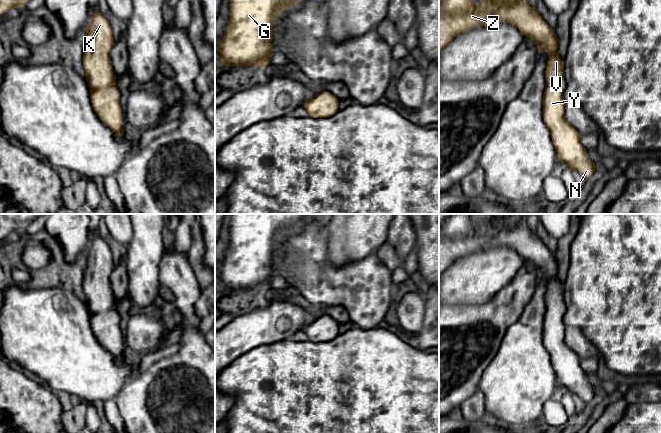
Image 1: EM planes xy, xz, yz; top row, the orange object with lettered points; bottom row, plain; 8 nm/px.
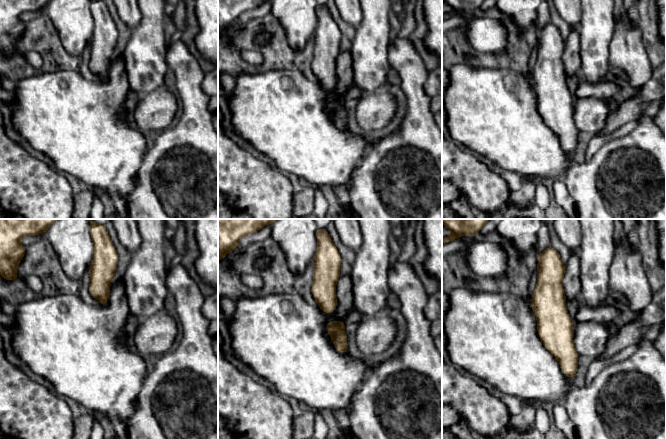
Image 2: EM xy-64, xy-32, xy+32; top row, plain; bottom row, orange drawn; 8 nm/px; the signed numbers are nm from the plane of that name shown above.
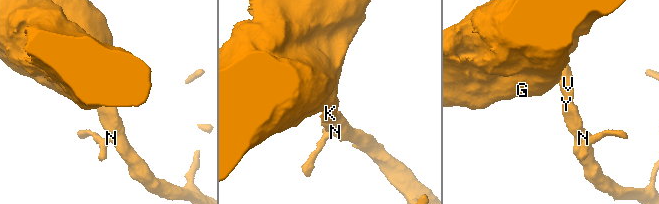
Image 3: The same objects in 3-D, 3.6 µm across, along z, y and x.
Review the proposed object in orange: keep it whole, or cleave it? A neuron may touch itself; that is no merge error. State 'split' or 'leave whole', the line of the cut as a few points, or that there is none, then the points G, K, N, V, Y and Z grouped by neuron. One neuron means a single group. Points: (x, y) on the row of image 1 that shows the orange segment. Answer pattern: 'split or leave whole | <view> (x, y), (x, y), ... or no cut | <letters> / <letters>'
leave whole | no cut | G K N V Y Z

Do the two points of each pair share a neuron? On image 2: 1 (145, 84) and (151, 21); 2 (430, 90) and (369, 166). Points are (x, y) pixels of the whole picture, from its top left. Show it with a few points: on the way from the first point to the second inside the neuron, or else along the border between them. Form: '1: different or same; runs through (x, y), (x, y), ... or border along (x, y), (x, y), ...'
1: same; runs through (145, 68), (145, 52), (148, 37)
2: different; border along (428, 72), (424, 91), (431, 97)

